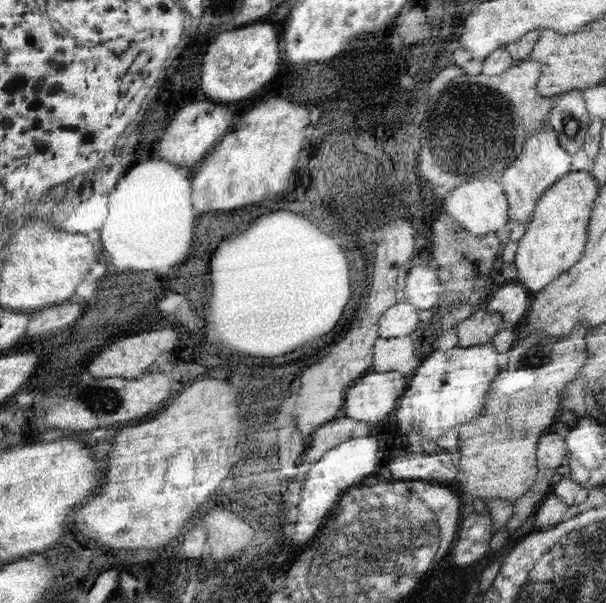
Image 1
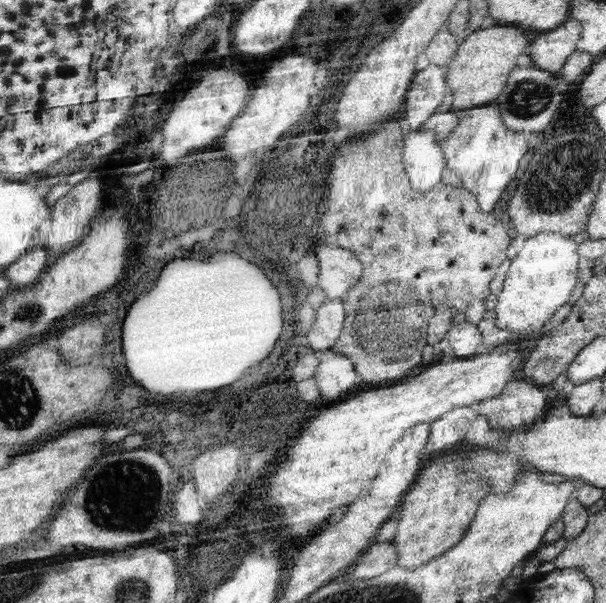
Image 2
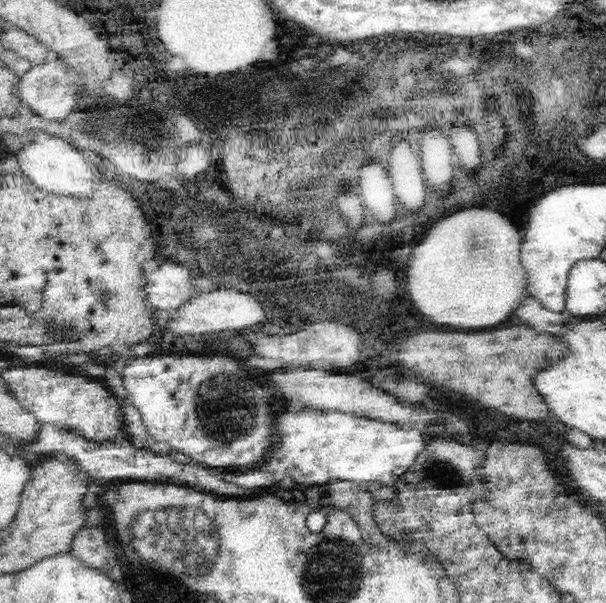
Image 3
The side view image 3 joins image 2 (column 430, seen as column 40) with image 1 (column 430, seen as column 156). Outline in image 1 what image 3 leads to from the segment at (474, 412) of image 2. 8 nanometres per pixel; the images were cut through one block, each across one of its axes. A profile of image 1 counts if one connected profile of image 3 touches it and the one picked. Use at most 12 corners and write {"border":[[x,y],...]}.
{"border":[[447,452],[403,454],[389,470],[397,480],[455,482]]}

